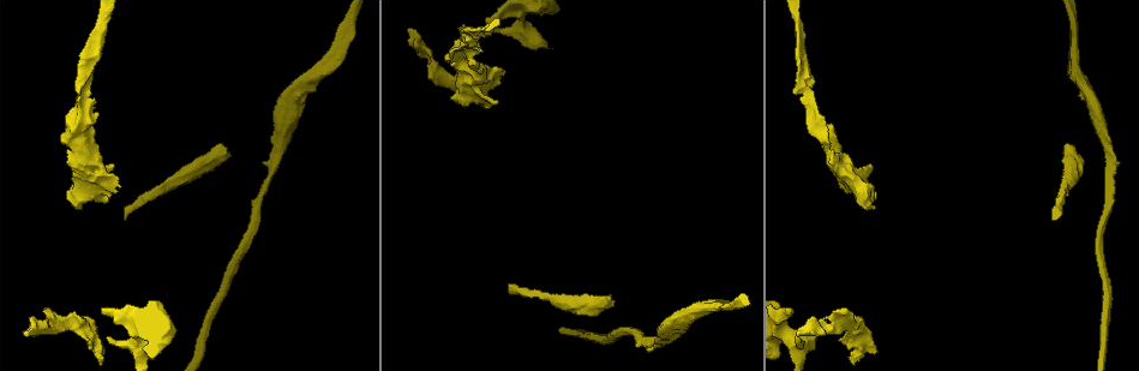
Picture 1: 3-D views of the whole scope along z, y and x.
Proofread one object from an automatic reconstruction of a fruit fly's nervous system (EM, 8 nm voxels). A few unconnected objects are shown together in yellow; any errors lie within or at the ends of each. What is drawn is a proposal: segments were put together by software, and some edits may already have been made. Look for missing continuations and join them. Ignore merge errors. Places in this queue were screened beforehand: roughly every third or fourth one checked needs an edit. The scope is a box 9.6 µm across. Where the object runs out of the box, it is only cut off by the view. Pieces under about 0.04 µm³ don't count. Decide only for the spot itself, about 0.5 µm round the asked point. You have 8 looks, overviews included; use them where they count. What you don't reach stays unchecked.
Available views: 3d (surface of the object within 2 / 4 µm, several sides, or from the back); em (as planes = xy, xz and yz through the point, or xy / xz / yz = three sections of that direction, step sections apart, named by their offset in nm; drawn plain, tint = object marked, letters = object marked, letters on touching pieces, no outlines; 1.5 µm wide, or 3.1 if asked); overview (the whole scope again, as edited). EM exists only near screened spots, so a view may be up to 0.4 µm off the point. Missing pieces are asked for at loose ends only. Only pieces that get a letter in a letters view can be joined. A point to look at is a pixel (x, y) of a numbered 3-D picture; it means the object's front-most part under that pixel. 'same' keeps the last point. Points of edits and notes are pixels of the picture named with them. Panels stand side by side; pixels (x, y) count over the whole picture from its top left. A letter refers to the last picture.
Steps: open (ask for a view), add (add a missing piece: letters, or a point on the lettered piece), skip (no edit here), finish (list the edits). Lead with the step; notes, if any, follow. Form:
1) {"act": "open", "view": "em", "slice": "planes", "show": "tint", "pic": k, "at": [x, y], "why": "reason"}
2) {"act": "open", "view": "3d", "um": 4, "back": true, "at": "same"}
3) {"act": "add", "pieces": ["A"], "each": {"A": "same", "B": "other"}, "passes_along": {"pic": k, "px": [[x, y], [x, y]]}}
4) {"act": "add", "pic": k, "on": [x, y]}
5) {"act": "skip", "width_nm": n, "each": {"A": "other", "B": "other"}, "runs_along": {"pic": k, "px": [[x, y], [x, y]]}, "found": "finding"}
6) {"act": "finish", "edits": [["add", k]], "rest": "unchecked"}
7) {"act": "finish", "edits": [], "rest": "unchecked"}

{"act": "open", "view": "em", "slice": "planes", "show": "letters", "pic": 1, "at": [841, 339]}

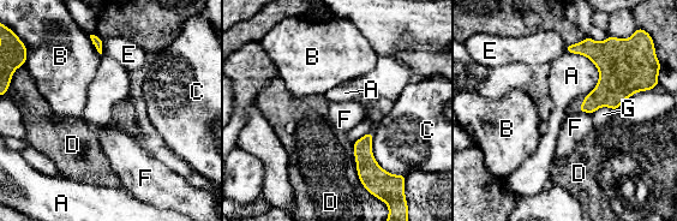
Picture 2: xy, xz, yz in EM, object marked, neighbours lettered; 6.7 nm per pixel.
{"act": "skip", "each": {"A": "other", "B": "other", "C": "other", "D": "other", "E": "other", "F": "other", "G": "other"}, "border": {"pic": 2, "px": [[567, 52], [598, 71], [582, 97]]}, "found": "no lettered piece goes on from it"}

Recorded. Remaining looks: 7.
{"act": "open", "view": "em", "slice": "planes", "show": "letters", "pic": 1, "at": [546, 46], "why": "stops while still wide"}

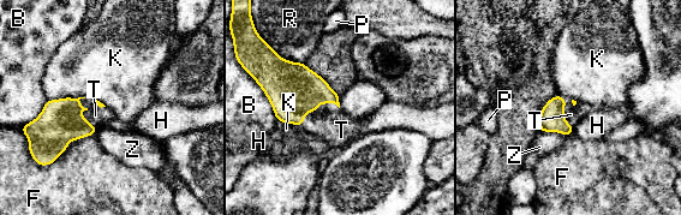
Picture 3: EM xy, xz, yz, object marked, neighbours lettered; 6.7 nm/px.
{"act": "add", "pic": 3, "on": [341, 130], "each": {"B": "other", "F": "other", "H": "other", "K": "other", "P": "other", "R": "other", "T": "same", "Z": "other"}, "passes_along": {"pic": 3, "px": [[293, 90], [317, 108], [341, 130]]}, "found": "the cell continues"}

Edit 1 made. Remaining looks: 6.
{"act": "open", "view": "overview", "why": "redraw"}

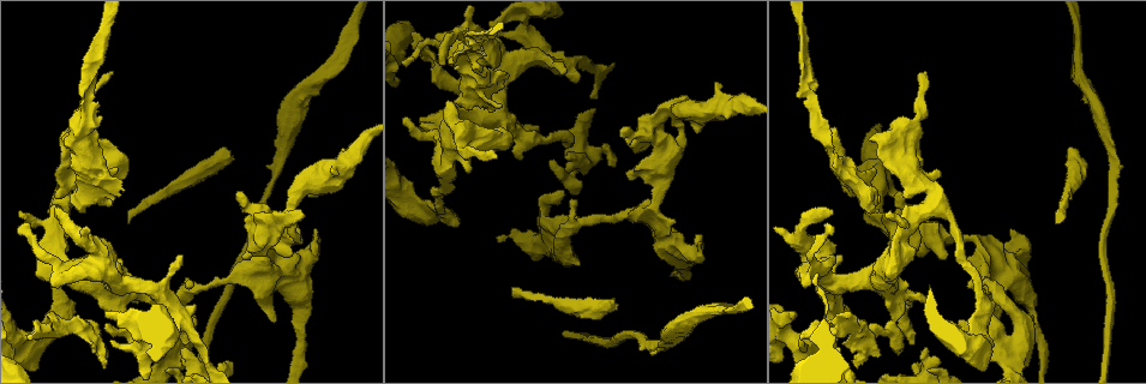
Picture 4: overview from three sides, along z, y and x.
{"act": "open", "view": "3d", "um": 2, "pic": 4, "at": [833, 166], "why": "free end"}

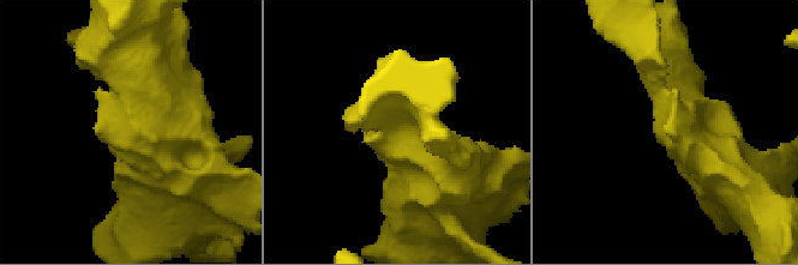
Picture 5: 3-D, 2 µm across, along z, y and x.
{"act": "open", "view": "em", "slice": "xz", "step": 4, "show": "letters", "pic": 5, "at": [365, 134], "why": "now the EM"}

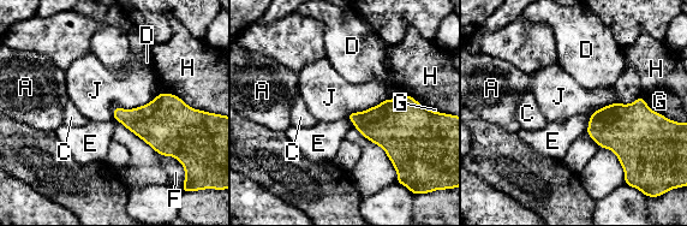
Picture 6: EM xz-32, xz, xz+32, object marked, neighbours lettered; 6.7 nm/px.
{"act": "skip", "each": {"A": "other", "C": "other", "D": "other", "E": "other", "F": "other", "G": "other", "H": "other", "J": "other"}, "border": {"pic": 6, "px": [[160, 93], [112, 118]]}, "found": "none of them fits"}

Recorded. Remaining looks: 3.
{"act": "finish", "edits": [["add", 3]], "rest": "unchecked"}

